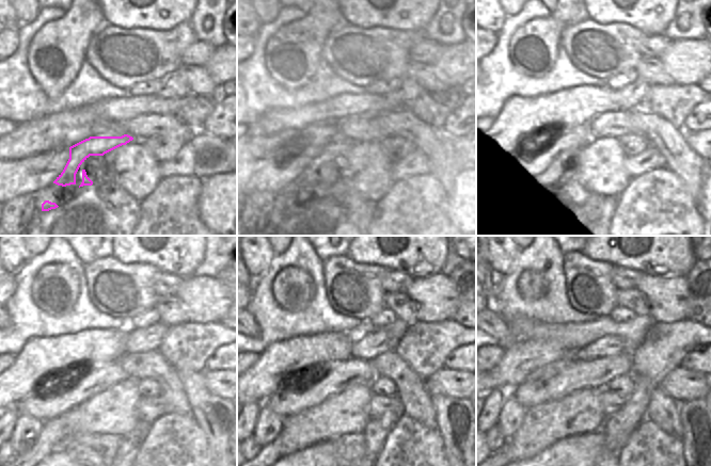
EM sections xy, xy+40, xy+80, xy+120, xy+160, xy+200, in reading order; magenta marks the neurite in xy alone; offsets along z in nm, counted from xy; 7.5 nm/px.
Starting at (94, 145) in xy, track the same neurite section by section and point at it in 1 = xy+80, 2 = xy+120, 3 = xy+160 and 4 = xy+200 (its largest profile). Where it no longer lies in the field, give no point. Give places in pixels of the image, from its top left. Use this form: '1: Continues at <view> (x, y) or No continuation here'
1: Continues at xy+80 (554, 175)
2: Continues at xy+120 (50, 435)
3: Continues at xy+160 (271, 452)
4: Continues at xy+200 (503, 452)

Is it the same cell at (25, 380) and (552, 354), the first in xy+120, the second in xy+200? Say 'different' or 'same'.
same

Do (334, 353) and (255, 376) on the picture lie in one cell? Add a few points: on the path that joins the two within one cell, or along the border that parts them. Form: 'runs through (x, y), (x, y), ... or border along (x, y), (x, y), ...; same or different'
runs through (315, 353), (289, 354), (274, 366); same

